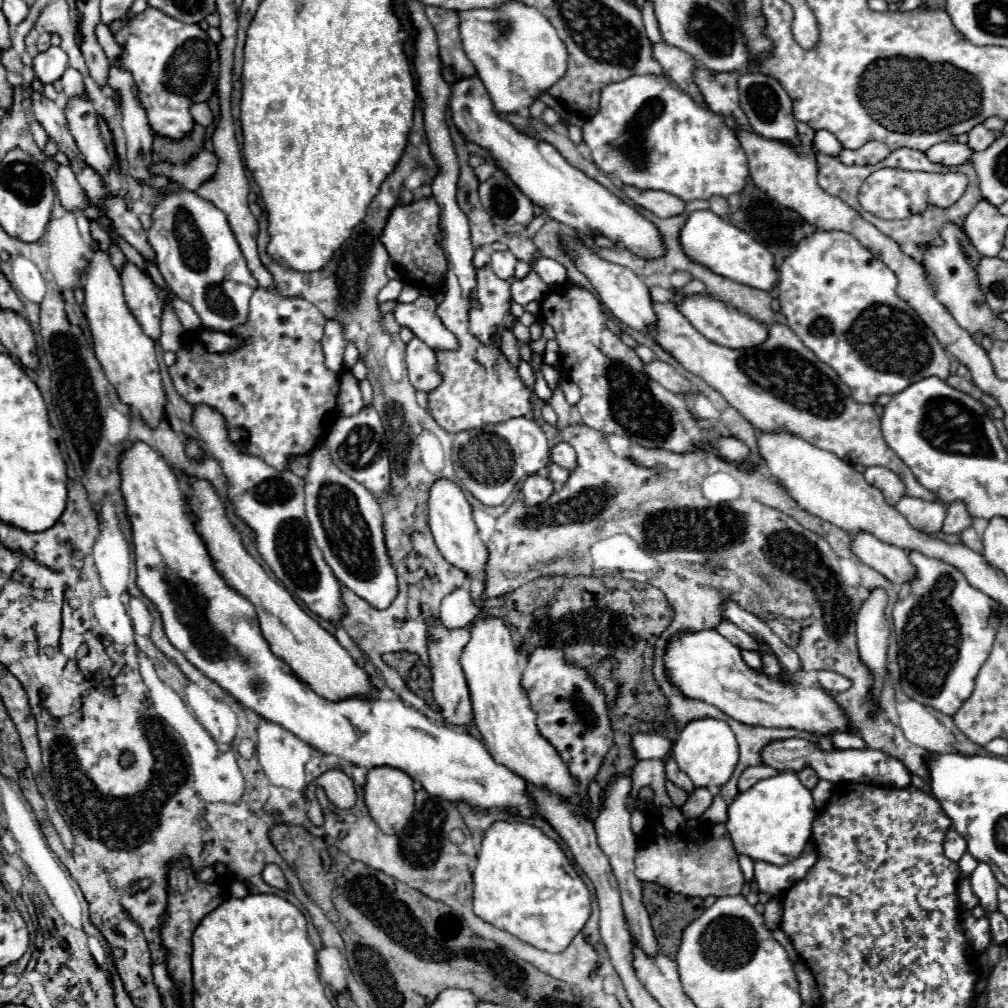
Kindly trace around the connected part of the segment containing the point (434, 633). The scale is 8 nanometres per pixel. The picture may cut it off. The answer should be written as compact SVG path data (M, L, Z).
M430 621L430 663L432 663L432 695L436 705L440 707L440 713L444 717L446 725L454 727L470 727L474 725L474 713L472 713L472 701L470 701L470 691L468 683L460 665L460 655L464 647L470 641L470 631L466 627L448 631L442 627L440 621Z

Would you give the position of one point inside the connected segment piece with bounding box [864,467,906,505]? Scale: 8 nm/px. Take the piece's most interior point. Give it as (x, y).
(891, 485)

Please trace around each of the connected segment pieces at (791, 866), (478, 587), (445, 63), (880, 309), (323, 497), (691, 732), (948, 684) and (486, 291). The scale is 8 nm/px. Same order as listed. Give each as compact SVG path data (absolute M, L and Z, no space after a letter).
M808 843L802 855L796 861L790 861L788 865L776 867L764 861L756 861L754 879L762 893L768 893L772 897L782 897L792 885L796 885L796 881L800 881L808 873L808 869L816 863L816 859L818 859L816 847L814 843Z
M442 477L436 479L430 487L430 497L428 497L428 507L430 507L430 519L428 525L432 529L432 535L436 539L436 545L444 559L458 569L466 571L470 577L470 593L476 603L482 603L482 591L484 591L484 563L486 563L486 549L484 543L478 537L476 523L472 519L472 507L454 481Z
M426 7L426 15L430 17L430 23L438 35L444 79L452 85L460 77L474 75L474 65L468 61L462 49L458 25L456 25L456 13L440 7Z
M818 229L796 245L796 249L782 261L778 273L778 301L788 327L822 363L838 373L858 403L876 403L878 395L896 395L910 383L930 375L940 379L950 375L950 359L934 333L924 325L918 313L896 295L896 275L854 235Z
M316 447L312 451L312 465L304 481L306 515L310 521L310 529L336 579L352 589L358 597L366 599L372 607L388 607L394 601L398 587L396 573L384 549L382 511L374 495L364 489L364 485L336 469L328 461L328 453L324 453L324 447Z
M694 719L684 725L680 731L674 747L672 747L672 757L676 759L678 767L692 779L696 787L720 787L724 785L736 763L738 763L738 745L736 737L730 729L730 725L722 719Z
M908 557L916 569L916 577L902 585L900 601L896 601L896 609L892 611L896 637L898 637L898 665L900 665L900 687L902 691L922 703L930 705L944 715L954 715L962 703L972 695L974 679L980 671L980 665L986 661L994 637L996 625L1000 625L1000 605L992 601L992 597L984 595L982 591L974 589L960 569L952 567L946 561L932 559L932 557Z
M488 265L478 269L476 279L476 299L480 301L480 309L470 313L470 333L482 341L496 339L496 343L500 343L496 327L514 325L514 317L510 313L510 281L498 279Z

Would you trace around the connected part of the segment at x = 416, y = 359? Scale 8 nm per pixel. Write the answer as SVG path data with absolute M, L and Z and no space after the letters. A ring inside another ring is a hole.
M414 339L406 345L406 363L410 383L420 391L432 391L440 383L436 373L434 351L428 345L414 345Z

